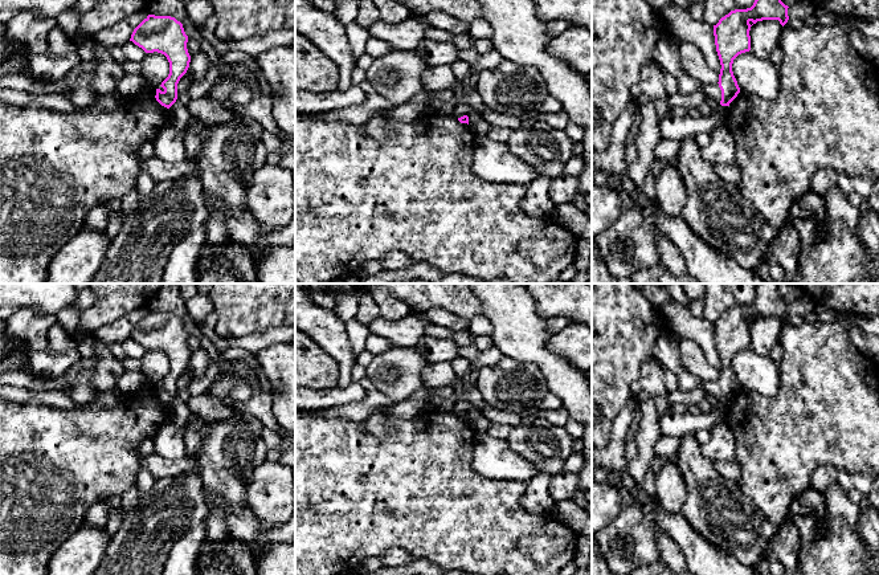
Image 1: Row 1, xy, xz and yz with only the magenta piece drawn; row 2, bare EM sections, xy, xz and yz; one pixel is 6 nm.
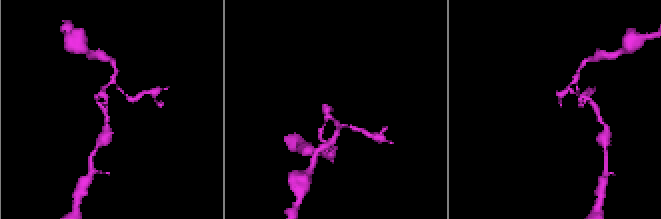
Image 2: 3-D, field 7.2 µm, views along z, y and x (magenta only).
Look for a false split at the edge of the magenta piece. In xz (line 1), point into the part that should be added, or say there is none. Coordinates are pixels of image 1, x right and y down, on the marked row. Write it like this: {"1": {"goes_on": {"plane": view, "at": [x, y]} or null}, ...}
{"1": {"goes_on": null}}

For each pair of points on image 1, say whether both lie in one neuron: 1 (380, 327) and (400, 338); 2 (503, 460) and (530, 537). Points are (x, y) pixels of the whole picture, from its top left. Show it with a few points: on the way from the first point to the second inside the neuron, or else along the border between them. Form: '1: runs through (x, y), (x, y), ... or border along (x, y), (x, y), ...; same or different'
1: runs through (385, 327), (395, 333); same
2: border along (479, 473), (491, 478), (522, 480), (526, 482); different

